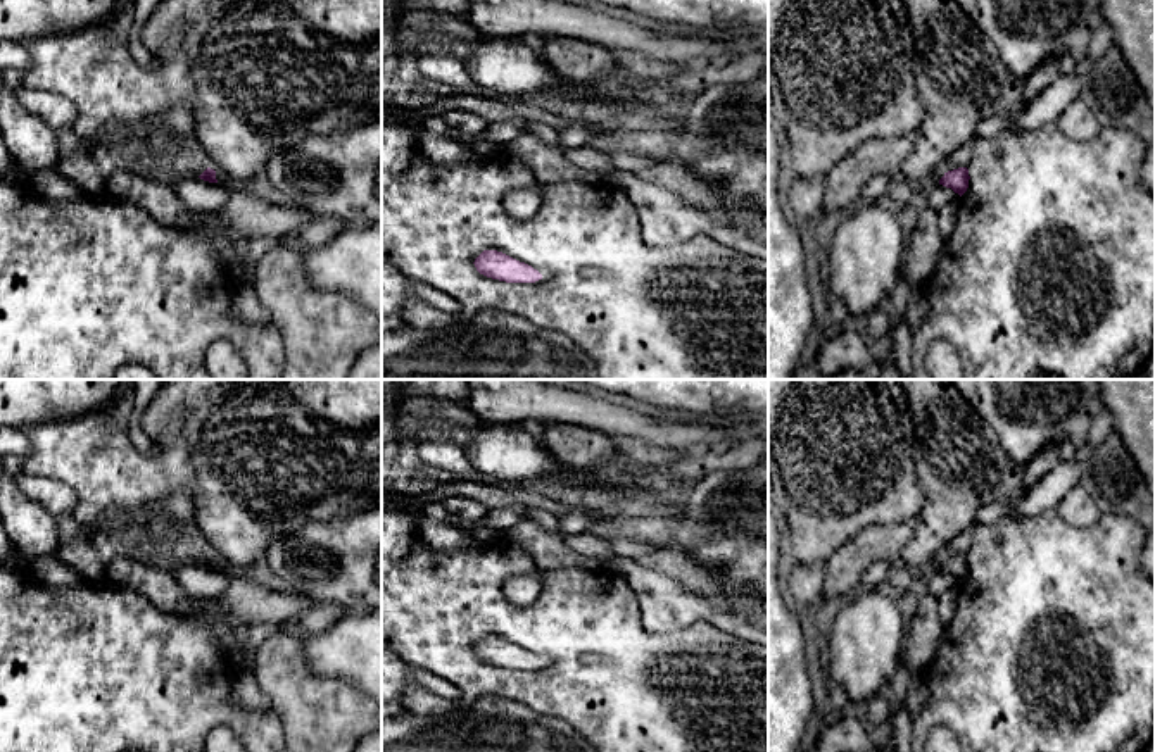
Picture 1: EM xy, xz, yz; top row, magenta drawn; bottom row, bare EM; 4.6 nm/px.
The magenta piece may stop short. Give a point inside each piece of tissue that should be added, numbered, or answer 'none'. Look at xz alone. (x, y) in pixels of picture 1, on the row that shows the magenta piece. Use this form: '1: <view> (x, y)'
none

